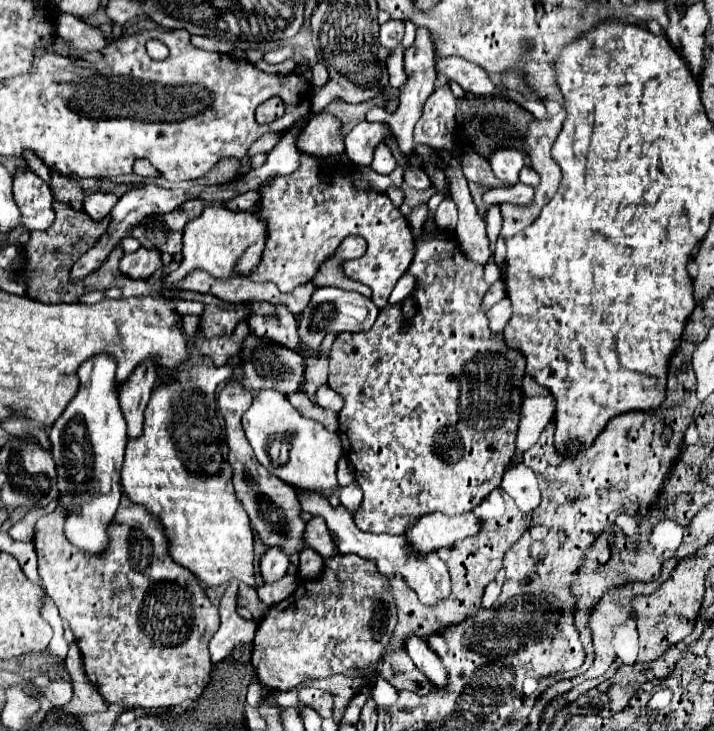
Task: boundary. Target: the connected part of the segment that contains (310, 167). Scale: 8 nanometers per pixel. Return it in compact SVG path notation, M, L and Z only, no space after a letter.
M304 154L300 170L290 176L276 176L272 182L258 187L262 194L255 210L268 222L266 248L260 266L248 276L256 282L274 282L280 292L292 292L296 286L306 284L318 272L318 266L334 254L334 248L346 236L362 236L368 242L364 258L358 262L344 262L348 278L366 284L372 290L372 302L386 306L388 296L394 290L402 274L406 274L414 258L414 236L408 220L392 204L386 194L358 192L352 180L354 168L334 170L332 176L322 176L320 164L314 156Z

